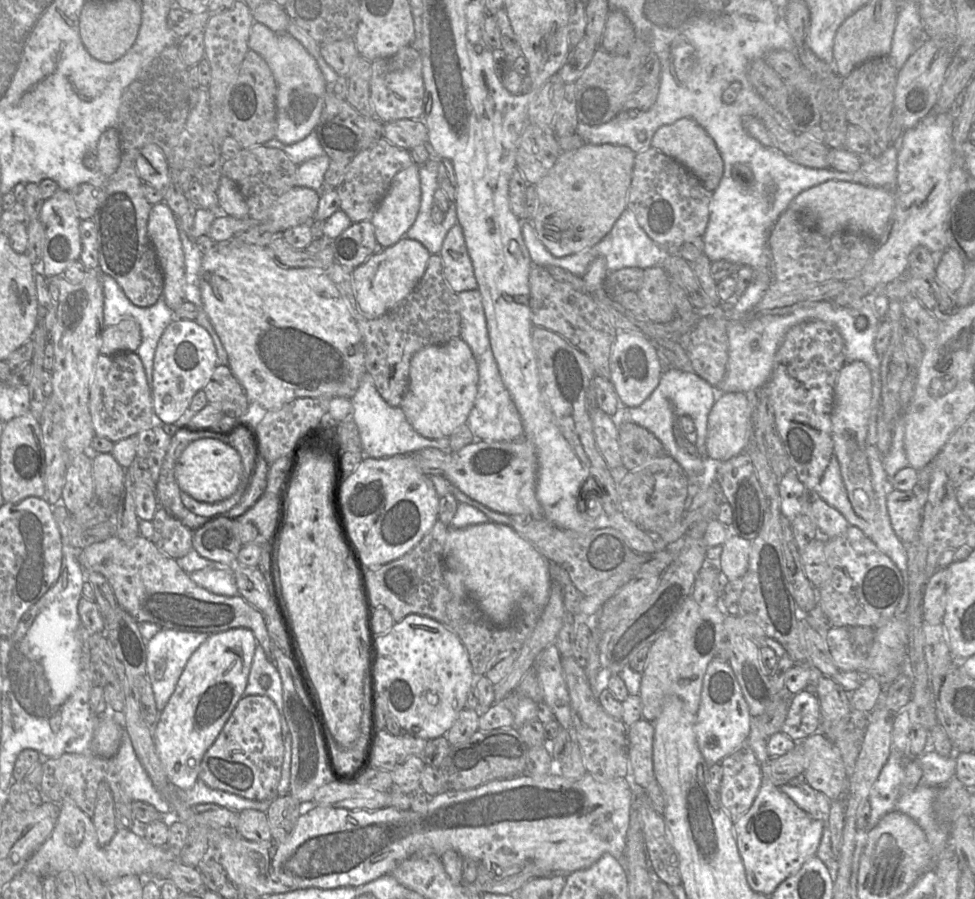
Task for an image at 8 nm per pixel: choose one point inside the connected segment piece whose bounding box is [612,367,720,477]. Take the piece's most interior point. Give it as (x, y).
(679, 393)

